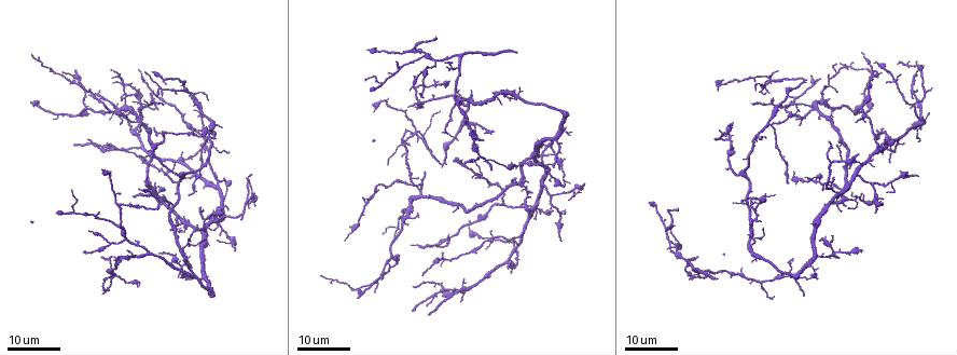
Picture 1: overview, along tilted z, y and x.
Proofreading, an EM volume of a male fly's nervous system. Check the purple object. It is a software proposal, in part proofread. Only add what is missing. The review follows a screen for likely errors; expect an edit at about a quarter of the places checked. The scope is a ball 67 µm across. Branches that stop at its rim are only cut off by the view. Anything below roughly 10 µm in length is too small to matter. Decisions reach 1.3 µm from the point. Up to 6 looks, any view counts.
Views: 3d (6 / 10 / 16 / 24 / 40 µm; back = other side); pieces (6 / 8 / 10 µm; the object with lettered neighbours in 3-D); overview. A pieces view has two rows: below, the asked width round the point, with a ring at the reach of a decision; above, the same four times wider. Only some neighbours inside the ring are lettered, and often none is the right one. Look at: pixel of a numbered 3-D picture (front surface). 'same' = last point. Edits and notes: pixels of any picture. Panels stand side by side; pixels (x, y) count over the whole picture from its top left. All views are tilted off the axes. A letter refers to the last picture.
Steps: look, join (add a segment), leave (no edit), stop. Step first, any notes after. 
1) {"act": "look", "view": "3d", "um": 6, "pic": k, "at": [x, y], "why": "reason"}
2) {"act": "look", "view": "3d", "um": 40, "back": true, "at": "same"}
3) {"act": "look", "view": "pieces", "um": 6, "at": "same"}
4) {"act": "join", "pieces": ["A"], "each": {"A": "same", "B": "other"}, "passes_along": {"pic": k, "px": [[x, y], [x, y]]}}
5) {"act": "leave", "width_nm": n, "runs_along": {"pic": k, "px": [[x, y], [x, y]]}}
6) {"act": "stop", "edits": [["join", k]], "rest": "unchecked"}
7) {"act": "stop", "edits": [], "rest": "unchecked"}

{"act": "look", "view": "3d", "um": 16, "pic": 1, "at": [731, 122], "why": "branch stops here"}

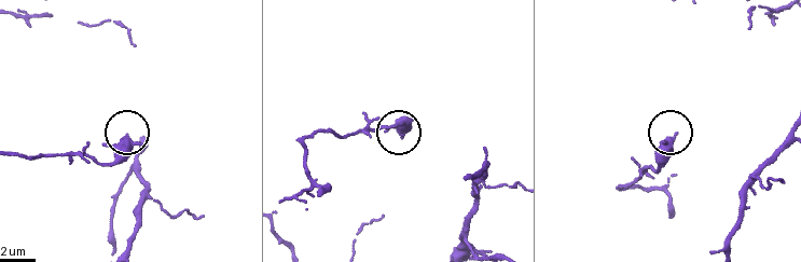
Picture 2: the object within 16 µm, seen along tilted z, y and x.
{"act": "look", "view": "3d", "um": 10, "pic": 2, "at": [677, 133], "why": "closer look"}

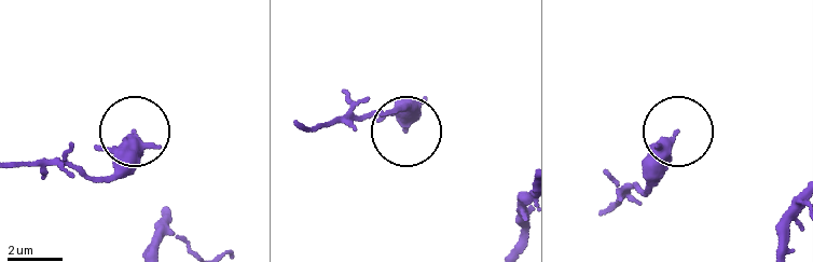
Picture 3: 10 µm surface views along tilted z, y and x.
{"act": "look", "view": "pieces", "um": 6, "pic": 3, "at": [673, 134]}

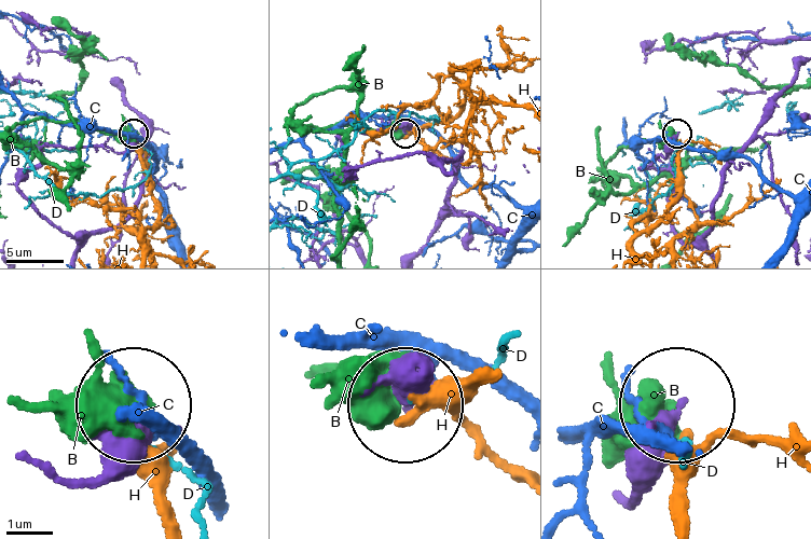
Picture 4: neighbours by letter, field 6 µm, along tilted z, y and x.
{"act": "leave", "each": {"B": "other", "C": "other", "D": "other", "H": "other"}, "runs_along": {"pic": 4, "px": [[624, 496], [634, 499], [670, 413]]}, "found": "none of them fits"}

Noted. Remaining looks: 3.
{"act": "look", "view": "3d", "um": 24, "pic": 1, "at": [102, 169], "why": "free end"}

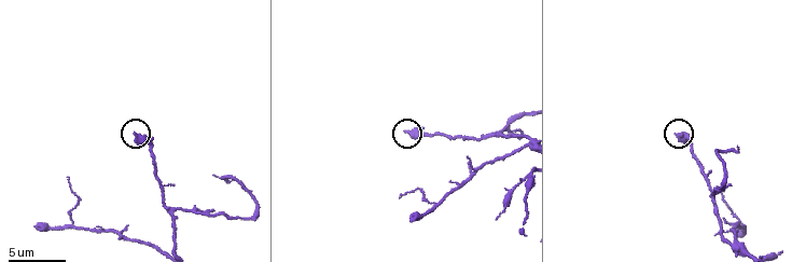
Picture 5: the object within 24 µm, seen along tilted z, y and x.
{"act": "look", "view": "pieces", "um": 8, "pic": 5, "at": [135, 133]}

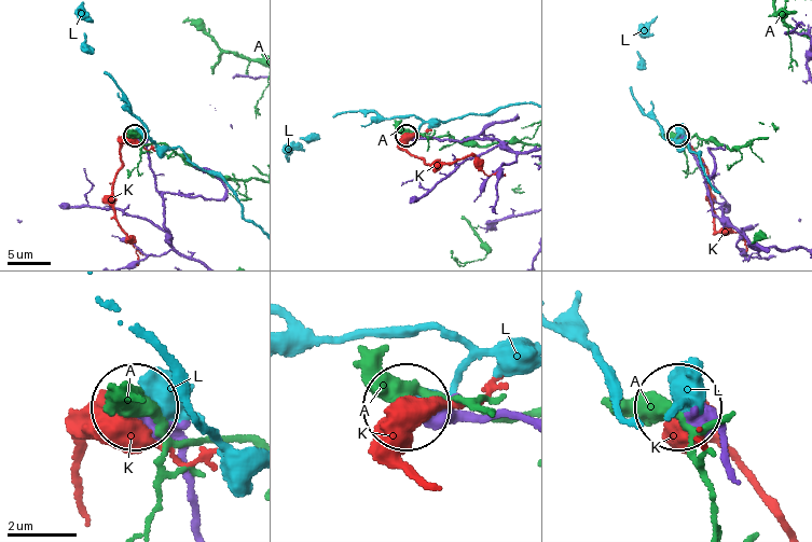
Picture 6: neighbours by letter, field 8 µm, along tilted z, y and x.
{"act": "leave", "each": {"A": "other", "K": "other", "L": "other"}, "found": "none of them fits"}

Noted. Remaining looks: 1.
{"act": "stop", "edits": [], "rest": "unchecked"}

